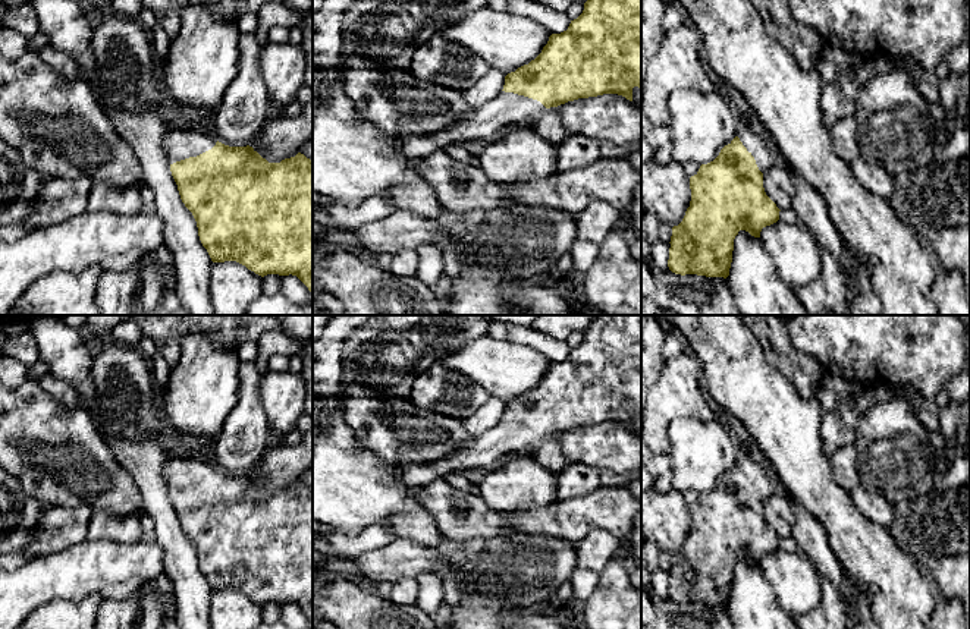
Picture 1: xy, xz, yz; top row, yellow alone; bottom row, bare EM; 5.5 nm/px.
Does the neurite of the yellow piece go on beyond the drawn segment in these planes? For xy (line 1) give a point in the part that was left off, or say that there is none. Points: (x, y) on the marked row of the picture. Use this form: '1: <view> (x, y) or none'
1: xy (179, 144)

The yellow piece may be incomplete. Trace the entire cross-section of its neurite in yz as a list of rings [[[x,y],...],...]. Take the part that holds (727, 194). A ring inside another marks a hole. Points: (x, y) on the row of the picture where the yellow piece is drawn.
[[[748,129],[738,130],[719,155],[690,177],[691,201],[682,221],[672,227],[668,267],[675,274],[729,276],[734,239],[740,230],[760,238],[763,227],[779,220],[779,208],[766,195],[763,174],[779,160],[773,147]]]

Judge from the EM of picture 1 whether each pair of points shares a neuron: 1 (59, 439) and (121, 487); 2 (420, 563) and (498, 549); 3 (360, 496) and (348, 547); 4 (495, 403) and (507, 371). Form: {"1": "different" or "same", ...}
{"1": "same", "2": "same", "3": "different", "4": "different"}

